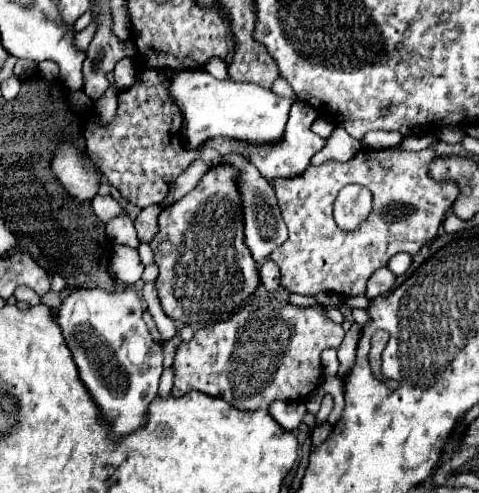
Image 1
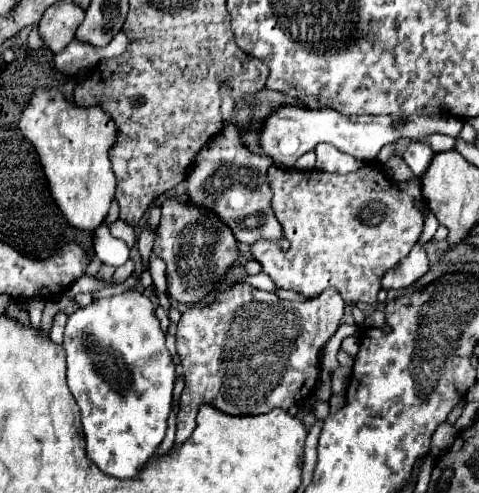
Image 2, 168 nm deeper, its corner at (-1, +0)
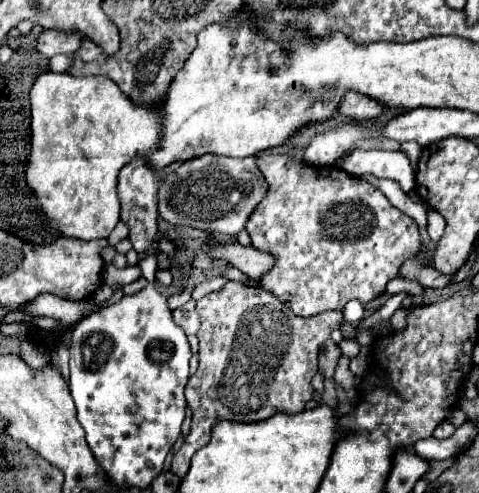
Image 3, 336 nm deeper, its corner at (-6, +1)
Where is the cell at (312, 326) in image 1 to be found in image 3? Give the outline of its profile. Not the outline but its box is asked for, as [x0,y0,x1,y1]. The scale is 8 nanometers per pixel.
[171,282,341,476]

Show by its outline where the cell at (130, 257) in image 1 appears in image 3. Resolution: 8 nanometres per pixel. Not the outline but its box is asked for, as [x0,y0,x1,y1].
[103,266,143,288]

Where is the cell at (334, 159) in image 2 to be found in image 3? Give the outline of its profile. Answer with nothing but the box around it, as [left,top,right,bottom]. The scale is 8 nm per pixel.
[341,150,413,194]

